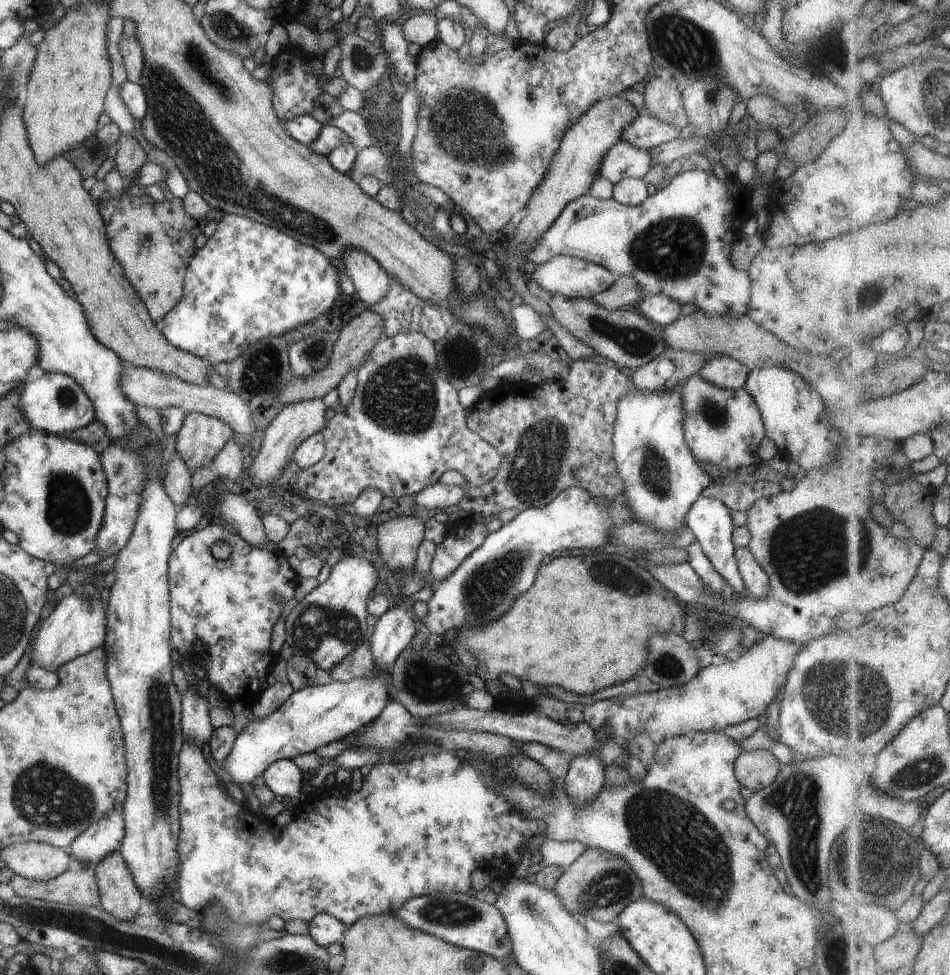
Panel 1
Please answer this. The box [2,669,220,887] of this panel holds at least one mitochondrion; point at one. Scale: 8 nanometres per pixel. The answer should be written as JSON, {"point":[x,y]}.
{"point":[47,798]}

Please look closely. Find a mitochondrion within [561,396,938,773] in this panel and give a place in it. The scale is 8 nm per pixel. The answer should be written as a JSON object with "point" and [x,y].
{"point":[862,708]}

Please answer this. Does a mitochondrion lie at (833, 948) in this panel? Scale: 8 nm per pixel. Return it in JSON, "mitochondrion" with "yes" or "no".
{"mitochondrion":"yes"}

